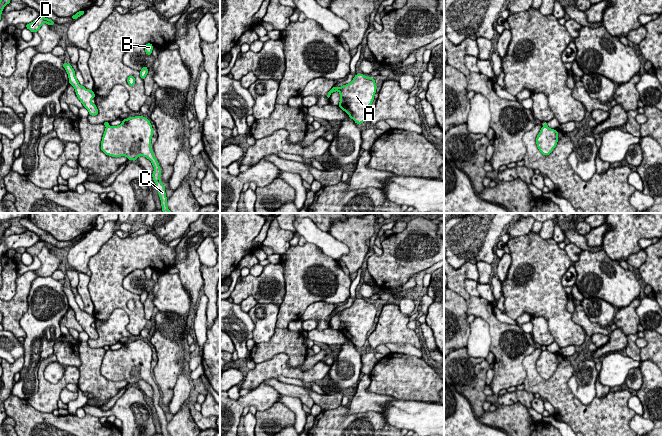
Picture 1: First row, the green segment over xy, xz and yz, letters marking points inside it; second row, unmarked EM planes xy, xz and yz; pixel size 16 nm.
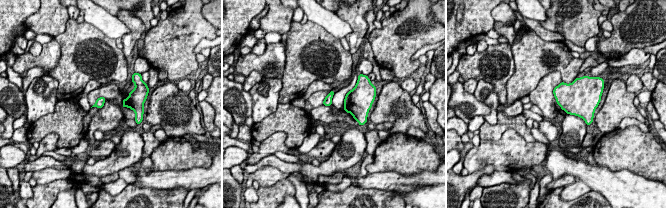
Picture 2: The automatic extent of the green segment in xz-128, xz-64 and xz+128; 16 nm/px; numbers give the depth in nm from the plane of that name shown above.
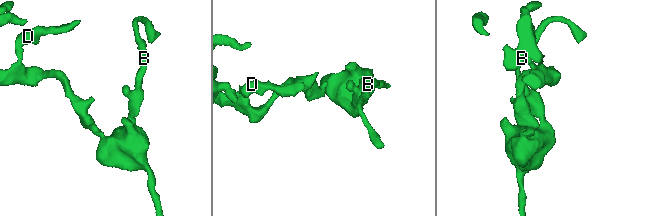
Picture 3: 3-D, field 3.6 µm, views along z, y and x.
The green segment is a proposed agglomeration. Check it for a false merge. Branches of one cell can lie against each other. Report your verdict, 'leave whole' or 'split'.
split

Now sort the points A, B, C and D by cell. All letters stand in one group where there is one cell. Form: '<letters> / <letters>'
A B C / D

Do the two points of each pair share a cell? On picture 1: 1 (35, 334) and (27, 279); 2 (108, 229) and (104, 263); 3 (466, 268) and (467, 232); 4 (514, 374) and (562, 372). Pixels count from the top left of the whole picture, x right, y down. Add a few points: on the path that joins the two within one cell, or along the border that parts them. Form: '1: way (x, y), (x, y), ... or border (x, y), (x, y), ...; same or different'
1: border (46, 276), (32, 282), (23, 315); different
2: border (116, 223), (112, 236), (90, 257); different
3: border (475, 264), (464, 262), (454, 268); different
4: border (533, 352), (523, 360), (525, 380), (522, 383); different

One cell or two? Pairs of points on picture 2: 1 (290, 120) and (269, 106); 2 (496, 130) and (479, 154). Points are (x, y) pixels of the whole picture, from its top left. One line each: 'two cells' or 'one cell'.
1: two cells
2: two cells

